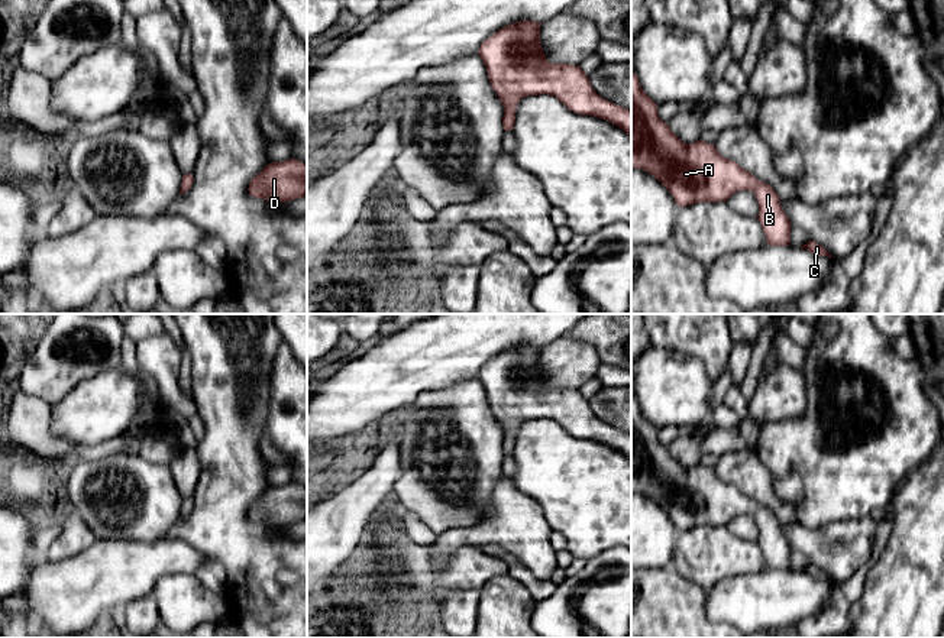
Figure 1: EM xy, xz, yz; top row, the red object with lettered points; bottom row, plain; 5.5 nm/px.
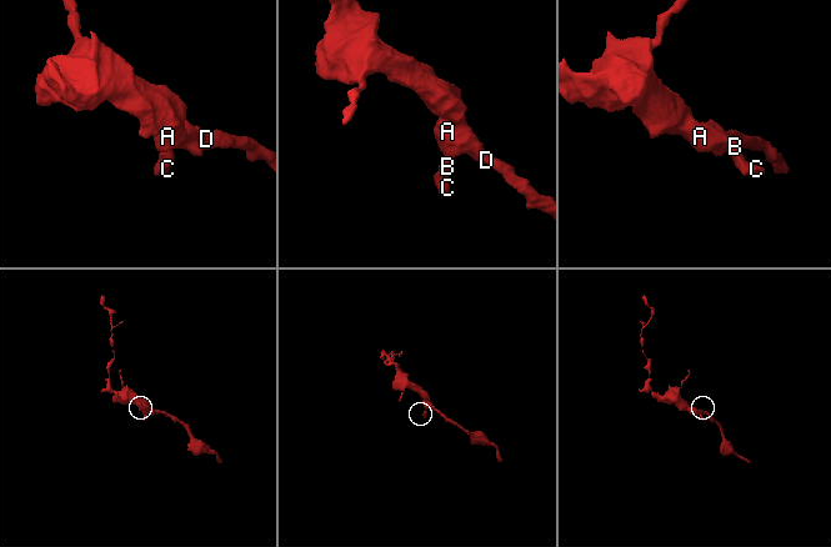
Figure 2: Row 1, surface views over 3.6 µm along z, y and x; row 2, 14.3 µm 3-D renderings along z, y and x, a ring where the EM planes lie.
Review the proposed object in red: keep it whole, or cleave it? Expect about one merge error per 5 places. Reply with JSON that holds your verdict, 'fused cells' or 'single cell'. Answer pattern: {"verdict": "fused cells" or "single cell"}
{"verdict": "single cell"}

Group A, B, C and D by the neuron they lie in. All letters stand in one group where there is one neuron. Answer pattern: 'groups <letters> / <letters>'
groups A B C D

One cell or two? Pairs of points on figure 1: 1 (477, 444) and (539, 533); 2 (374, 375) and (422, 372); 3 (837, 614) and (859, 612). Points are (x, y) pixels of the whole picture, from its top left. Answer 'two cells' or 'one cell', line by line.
1: two cells
2: one cell
3: two cells

